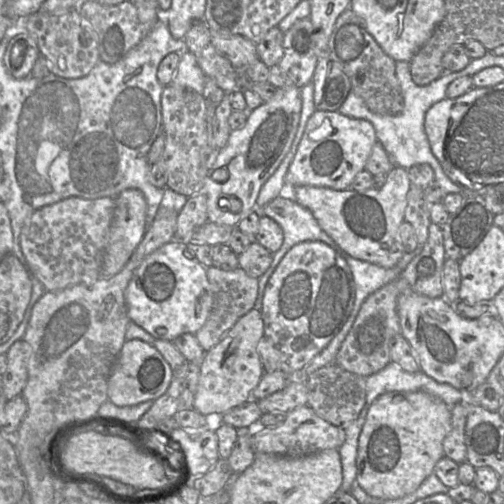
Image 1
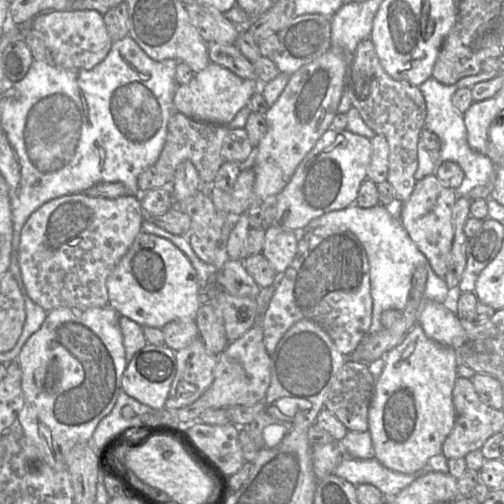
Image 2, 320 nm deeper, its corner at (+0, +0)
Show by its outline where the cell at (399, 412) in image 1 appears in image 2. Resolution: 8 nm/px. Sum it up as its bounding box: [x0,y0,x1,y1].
[368,323,458,474]

